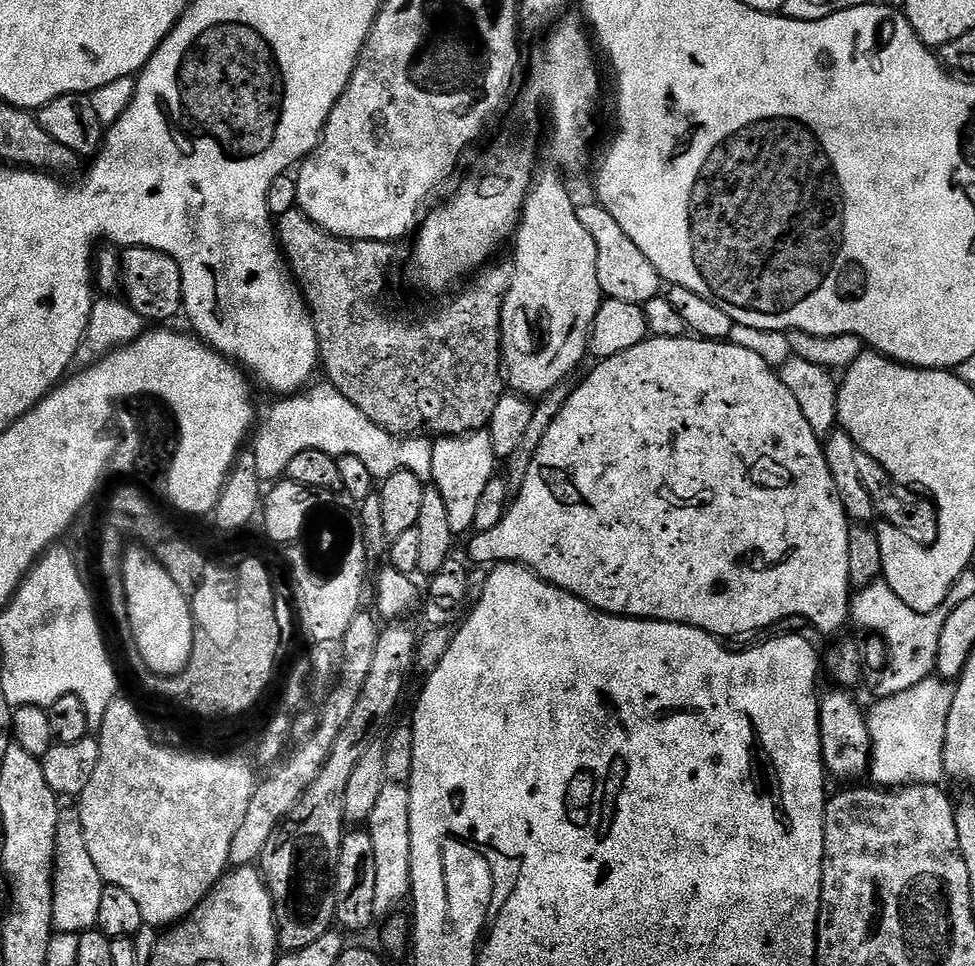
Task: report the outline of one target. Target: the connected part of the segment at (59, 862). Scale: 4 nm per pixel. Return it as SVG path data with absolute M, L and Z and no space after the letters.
M61 809L58 834L55 836L55 874L53 876L52 924L57 932L78 934L97 925L102 890L106 887L101 874L94 865L82 834L80 813L77 809Z

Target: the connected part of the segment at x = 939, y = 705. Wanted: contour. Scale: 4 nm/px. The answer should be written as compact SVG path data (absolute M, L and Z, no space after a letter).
M929 678L902 690L902 694L886 696L875 701L877 704L867 709L868 729L872 743L872 763L870 776L877 785L885 788L902 788L906 784L940 784L944 775L944 739L946 722L950 718L950 706L954 702L954 688L943 678Z

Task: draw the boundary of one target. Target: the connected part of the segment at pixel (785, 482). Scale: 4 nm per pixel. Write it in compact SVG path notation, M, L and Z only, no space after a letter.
M685 334L678 338L658 338L649 335L648 339L638 342L638 346L630 346L630 350L622 350L622 354L614 354L610 358L599 361L597 368L581 382L572 388L570 398L566 406L562 406L560 413L550 424L550 430L546 430L546 438L542 438L542 446L538 446L538 454L534 454L534 462L530 462L530 470L526 470L526 482L522 482L522 490L507 505L507 511L498 522L496 528L481 531L480 534L480 560L487 566L496 566L501 562L510 564L523 564L537 576L541 576L547 584L553 584L563 592L574 594L580 600L586 601L592 608L600 612L608 612L611 616L632 616L635 620L665 620L671 624L689 624L695 628L701 628L703 632L709 632L717 638L724 636L748 636L751 632L760 632L771 624L780 624L791 616L801 616L809 620L824 636L832 636L840 632L850 620L850 593L853 591L850 582L850 534L848 533L850 521L847 512L842 506L842 498L838 498L838 490L834 486L834 478L830 474L830 466L826 466L824 446L822 440L815 436L798 406L790 390L780 379L780 373L775 367L768 365L751 350L743 349L722 340L706 340L693 338Z

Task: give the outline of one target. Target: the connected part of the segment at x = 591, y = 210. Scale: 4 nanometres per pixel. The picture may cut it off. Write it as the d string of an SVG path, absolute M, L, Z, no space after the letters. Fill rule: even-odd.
M595 202L581 203L578 207L578 219L581 220L582 226L586 226L590 238L594 238L594 246L598 246L598 262L596 263L598 282L601 293L607 299L634 302L643 306L646 302L650 302L650 298L661 295L662 281L658 270L654 270L650 258L646 258L646 254L642 254L642 250L638 250L634 242L630 242L622 226L614 222L611 214L606 214L606 210Z

